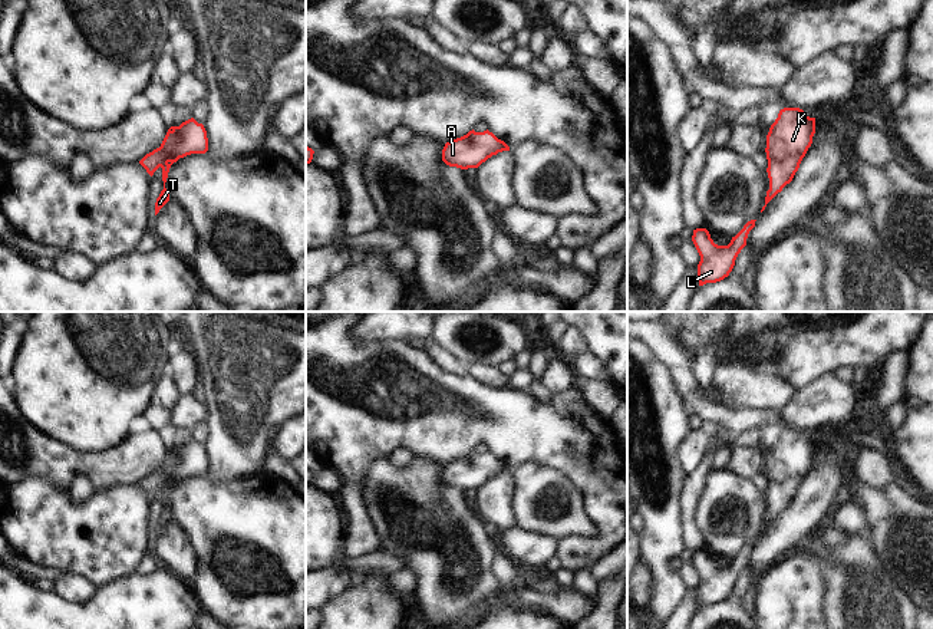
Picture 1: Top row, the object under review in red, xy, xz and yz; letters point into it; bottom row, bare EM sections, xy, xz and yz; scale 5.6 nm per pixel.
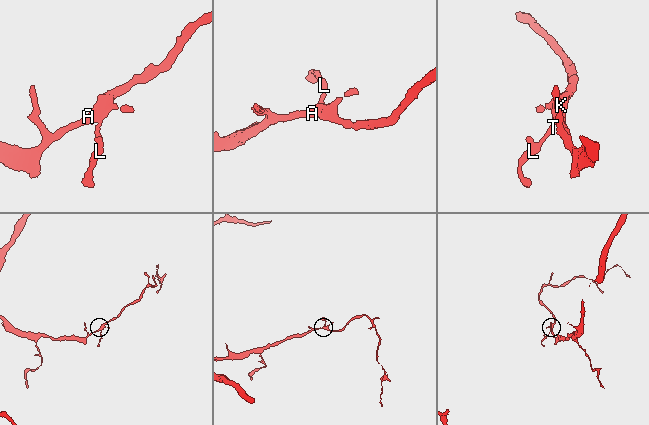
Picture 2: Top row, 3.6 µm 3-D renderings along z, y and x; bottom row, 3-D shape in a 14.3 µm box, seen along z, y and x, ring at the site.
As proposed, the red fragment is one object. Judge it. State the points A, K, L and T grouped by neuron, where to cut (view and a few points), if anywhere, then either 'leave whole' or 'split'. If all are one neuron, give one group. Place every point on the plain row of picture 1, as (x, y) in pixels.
A K L T | no cut | leave whole

